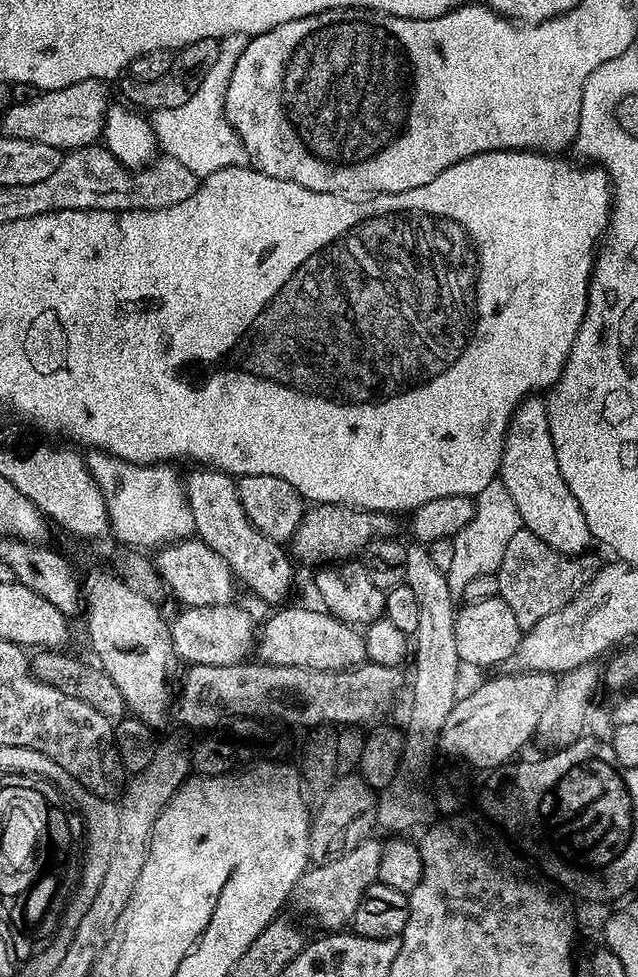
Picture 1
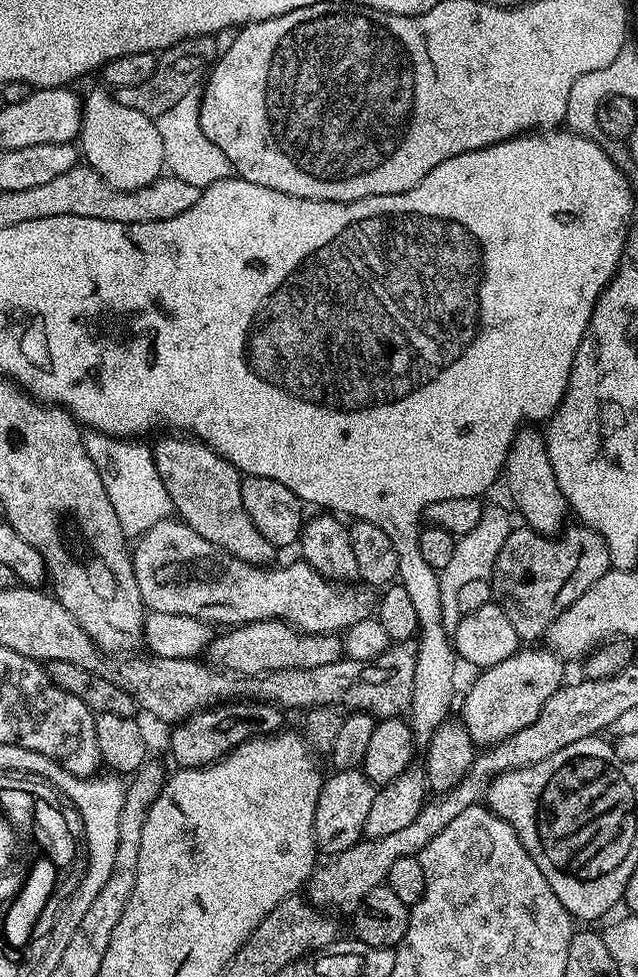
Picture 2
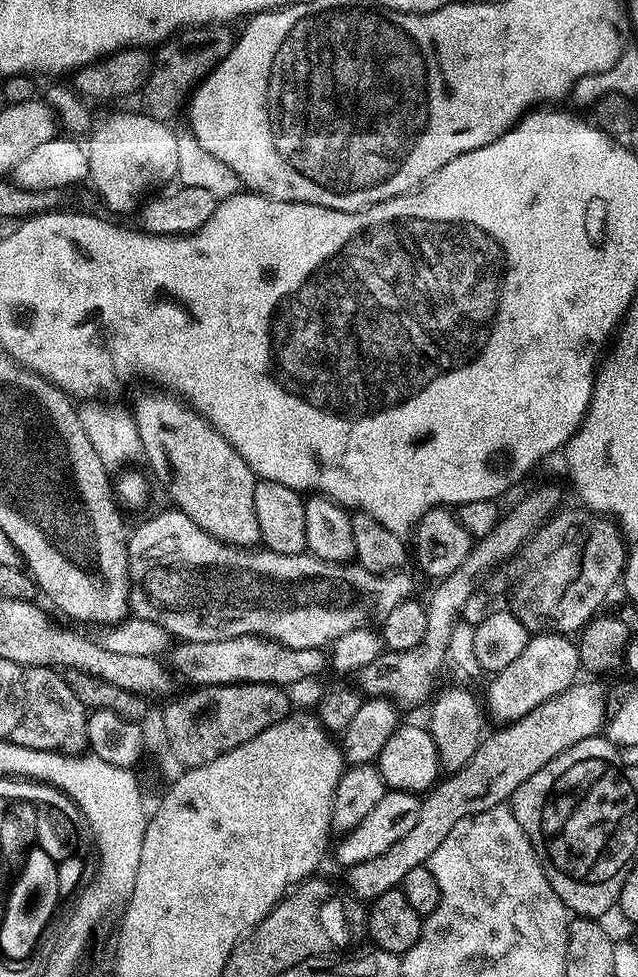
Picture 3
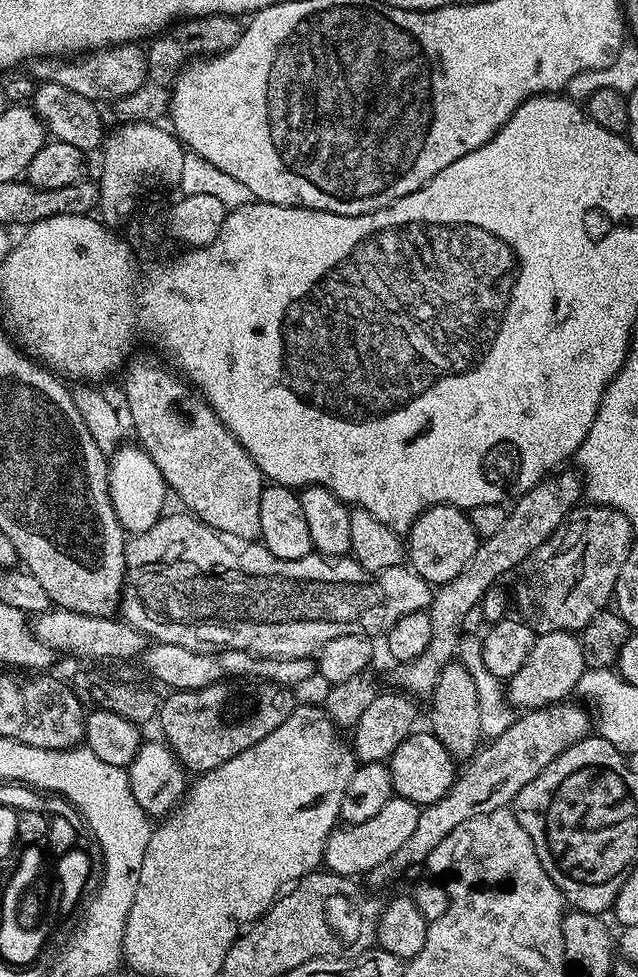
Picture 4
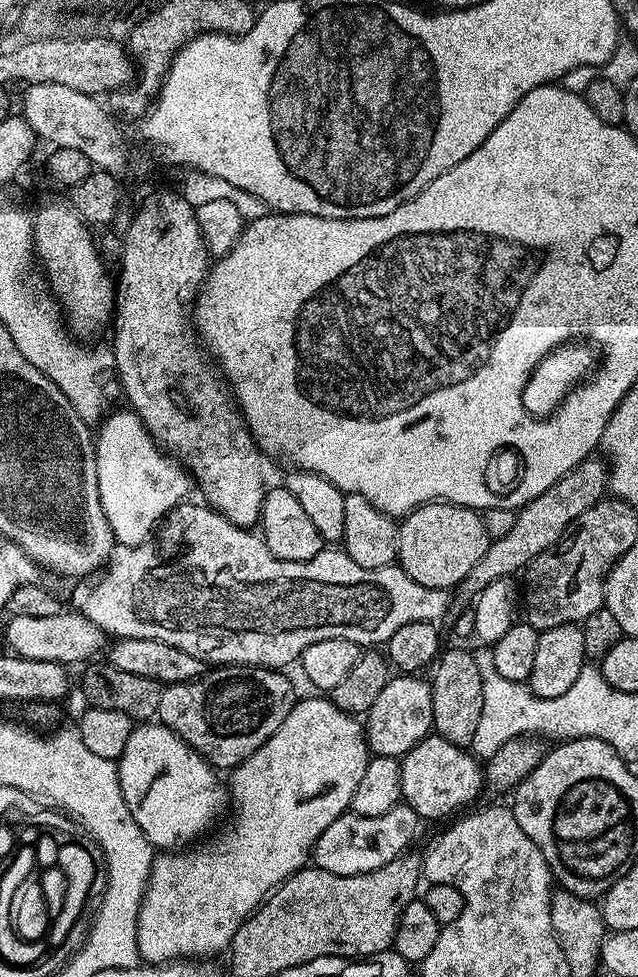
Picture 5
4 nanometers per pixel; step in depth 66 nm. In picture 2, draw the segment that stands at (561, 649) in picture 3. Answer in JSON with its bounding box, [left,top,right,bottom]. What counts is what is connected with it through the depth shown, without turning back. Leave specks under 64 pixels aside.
[458,646,565,746]

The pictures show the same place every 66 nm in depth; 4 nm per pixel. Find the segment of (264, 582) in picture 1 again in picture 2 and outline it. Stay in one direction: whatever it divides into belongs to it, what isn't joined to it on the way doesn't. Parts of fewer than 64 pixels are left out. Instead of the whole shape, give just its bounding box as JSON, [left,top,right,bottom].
[150,434,274,566]

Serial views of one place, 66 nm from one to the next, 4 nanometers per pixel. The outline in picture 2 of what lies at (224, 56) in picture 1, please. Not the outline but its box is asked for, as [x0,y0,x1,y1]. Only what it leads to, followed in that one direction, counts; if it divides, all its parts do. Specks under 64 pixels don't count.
[155,91,233,189]

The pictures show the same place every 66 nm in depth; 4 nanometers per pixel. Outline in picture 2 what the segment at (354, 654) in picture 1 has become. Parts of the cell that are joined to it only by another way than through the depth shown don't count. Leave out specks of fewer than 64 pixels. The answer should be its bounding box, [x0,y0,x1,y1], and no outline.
[206,620,342,676]

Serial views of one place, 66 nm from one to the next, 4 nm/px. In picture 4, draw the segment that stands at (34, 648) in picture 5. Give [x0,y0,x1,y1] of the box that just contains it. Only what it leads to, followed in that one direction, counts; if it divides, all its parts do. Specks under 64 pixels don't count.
[32,608,148,660]

